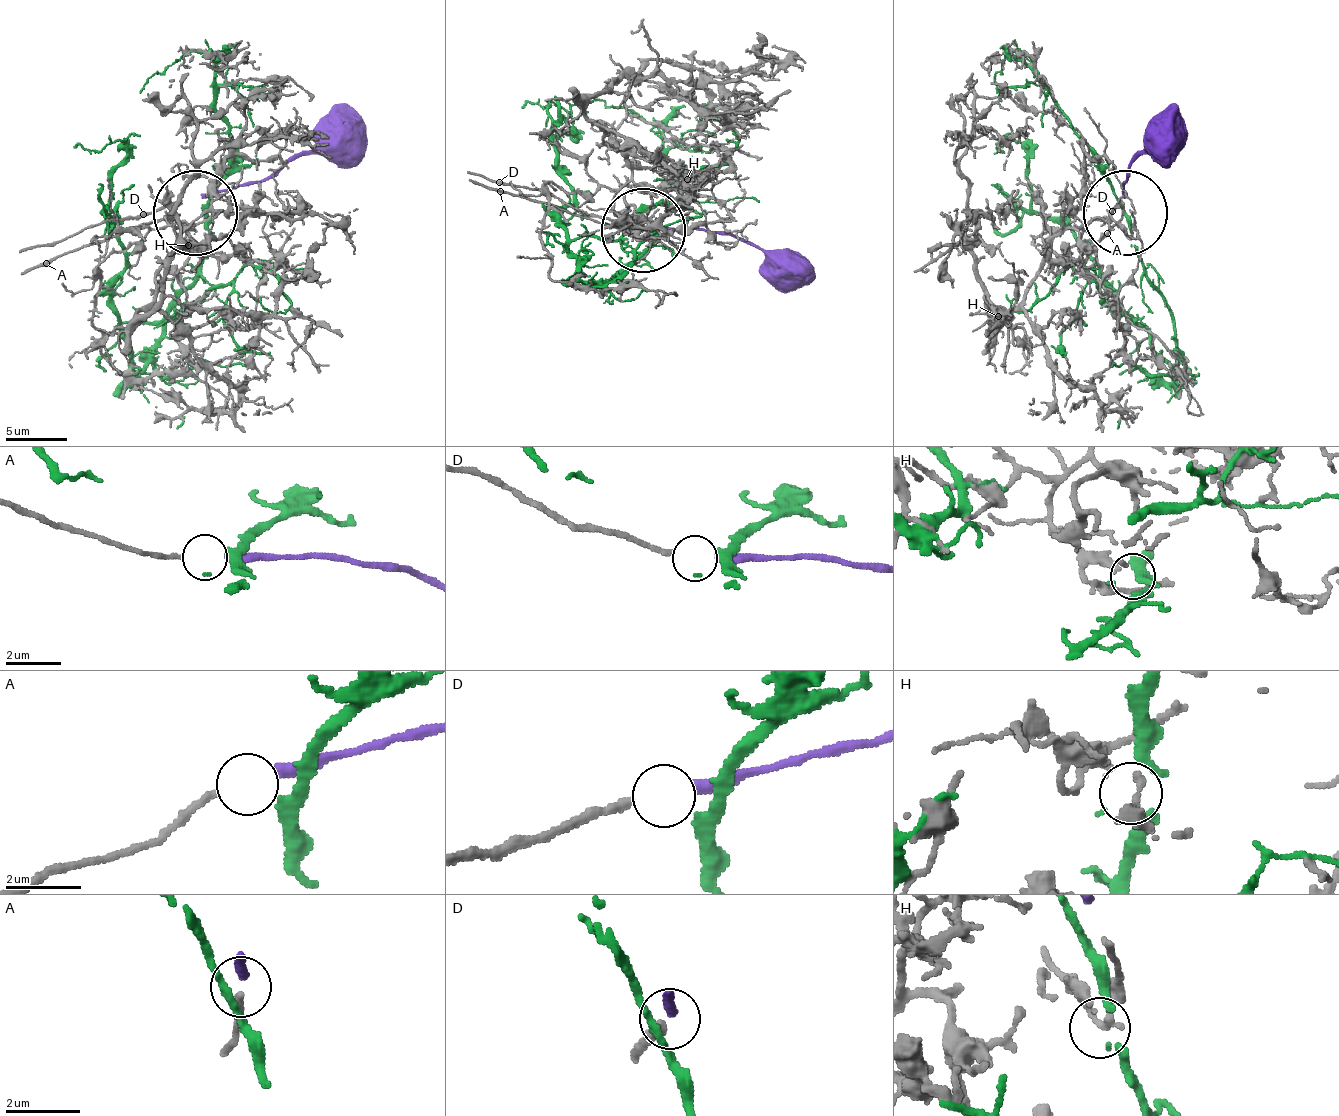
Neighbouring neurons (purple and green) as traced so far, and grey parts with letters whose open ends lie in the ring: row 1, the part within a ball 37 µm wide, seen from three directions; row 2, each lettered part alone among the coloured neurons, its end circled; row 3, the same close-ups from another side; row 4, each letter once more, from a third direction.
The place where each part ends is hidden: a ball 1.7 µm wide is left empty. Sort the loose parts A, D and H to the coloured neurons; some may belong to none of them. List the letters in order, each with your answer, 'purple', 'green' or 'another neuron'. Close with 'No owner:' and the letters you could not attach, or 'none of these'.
A: purple
D: another neuron
H: another neuron
No owner: D, H

